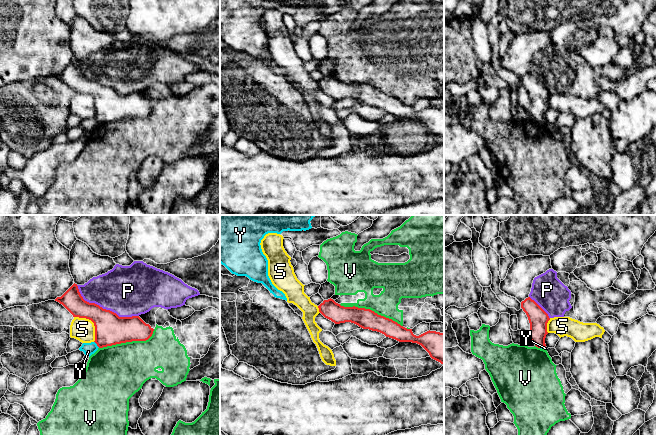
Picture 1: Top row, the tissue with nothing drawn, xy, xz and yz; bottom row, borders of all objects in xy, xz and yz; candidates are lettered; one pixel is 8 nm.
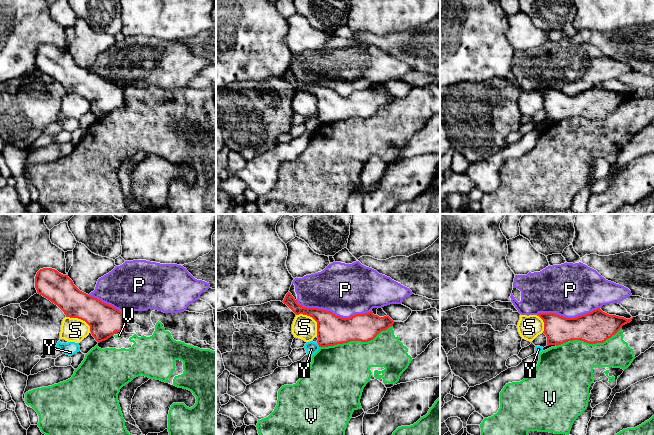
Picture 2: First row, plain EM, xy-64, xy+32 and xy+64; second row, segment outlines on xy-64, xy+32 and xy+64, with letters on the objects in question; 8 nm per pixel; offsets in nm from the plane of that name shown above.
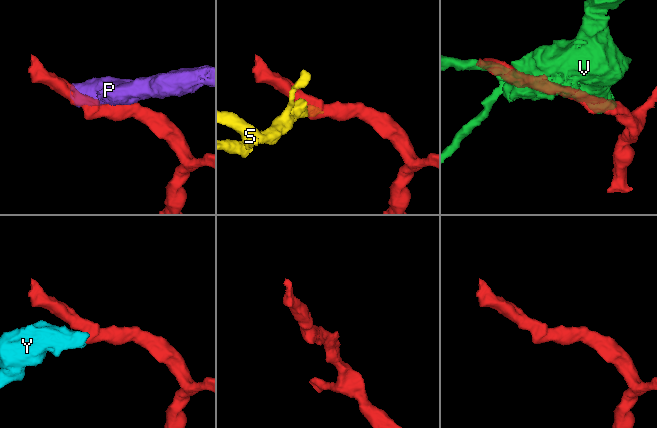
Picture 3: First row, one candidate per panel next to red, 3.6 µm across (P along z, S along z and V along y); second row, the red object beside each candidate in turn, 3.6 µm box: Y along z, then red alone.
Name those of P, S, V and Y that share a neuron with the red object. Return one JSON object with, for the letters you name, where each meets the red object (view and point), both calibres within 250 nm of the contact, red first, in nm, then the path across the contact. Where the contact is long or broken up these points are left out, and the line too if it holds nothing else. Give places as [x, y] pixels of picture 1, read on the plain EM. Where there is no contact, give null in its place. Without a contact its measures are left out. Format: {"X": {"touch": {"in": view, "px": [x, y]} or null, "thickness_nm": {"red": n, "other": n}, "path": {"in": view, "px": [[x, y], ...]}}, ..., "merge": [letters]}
{"merge": []}

